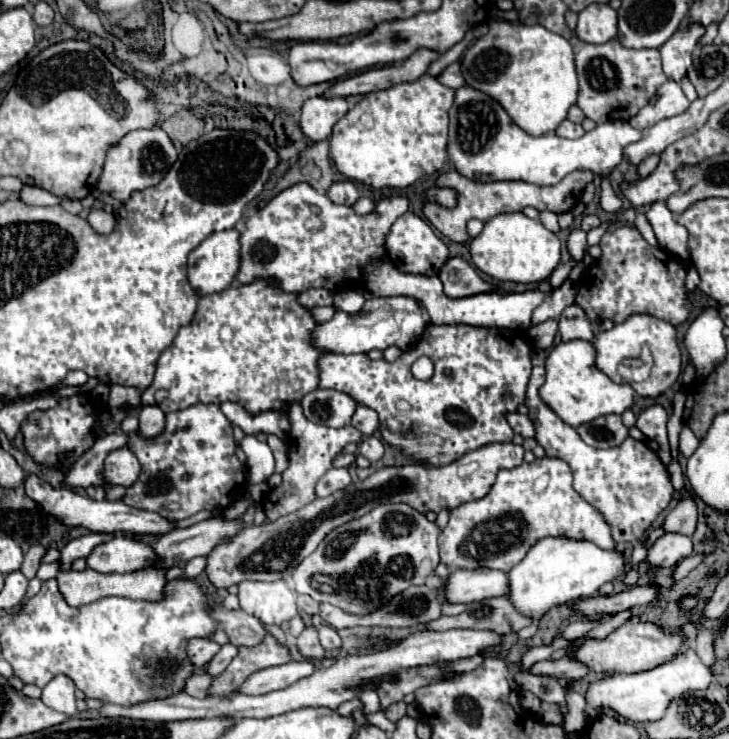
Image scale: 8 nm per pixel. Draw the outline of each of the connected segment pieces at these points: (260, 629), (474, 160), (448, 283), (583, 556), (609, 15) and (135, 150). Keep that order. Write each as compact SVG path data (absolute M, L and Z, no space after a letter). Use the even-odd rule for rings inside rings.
M216 603L212 615L228 633L230 643L234 643L238 647L254 647L254 645L262 643L266 635L270 635L260 619L244 613L242 609L228 611L220 603Z
M460 87L456 91L454 107L450 109L450 147L448 155L456 171L472 181L526 181L534 185L556 185L574 169L590 169L602 175L602 209L610 213L622 211L622 197L610 187L610 171L624 159L622 149L642 137L642 131L630 127L628 121L610 121L596 125L580 139L562 139L556 133L532 137L522 131L504 111L504 107L490 95Z
M462 257L448 259L440 271L440 279L442 279L444 293L450 298L476 295L476 293L494 289L492 285L482 281L476 269Z
M546 537L540 539L518 563L508 571L510 575L510 601L518 611L532 617L532 624L520 630L519 639L533 636L538 629L540 617L552 607L572 603L576 599L586 599L598 593L604 583L612 583L626 569L624 553L616 549L600 549L598 545L586 539L568 539L568 537Z
M590 5L578 13L578 39L586 43L608 43L618 35L618 13L610 5Z
M154 127L154 129L140 129L140 131L130 131L126 133L118 143L110 145L104 161L102 175L96 183L96 189L102 193L112 195L118 201L128 201L134 191L142 191L148 187L154 187L164 179L166 171L174 165L176 161L176 149L170 141L170 137Z

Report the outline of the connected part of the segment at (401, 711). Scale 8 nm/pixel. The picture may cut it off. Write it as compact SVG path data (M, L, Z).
M394 703L394 705L390 705L388 709L386 709L386 717L392 721L392 723L396 723L396 721L400 721L402 717L406 715L406 703Z

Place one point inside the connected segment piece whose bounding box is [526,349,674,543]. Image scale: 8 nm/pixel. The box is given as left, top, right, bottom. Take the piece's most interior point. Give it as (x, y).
(628, 484)

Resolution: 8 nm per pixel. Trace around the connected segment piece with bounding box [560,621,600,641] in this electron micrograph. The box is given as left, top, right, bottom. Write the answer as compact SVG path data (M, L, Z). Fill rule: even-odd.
M574 621L574 623L570 623L562 633L560 633L560 637L564 637L564 639L568 639L568 641L576 641L576 639L580 639L580 637L584 637L592 627L596 627L600 621Z

